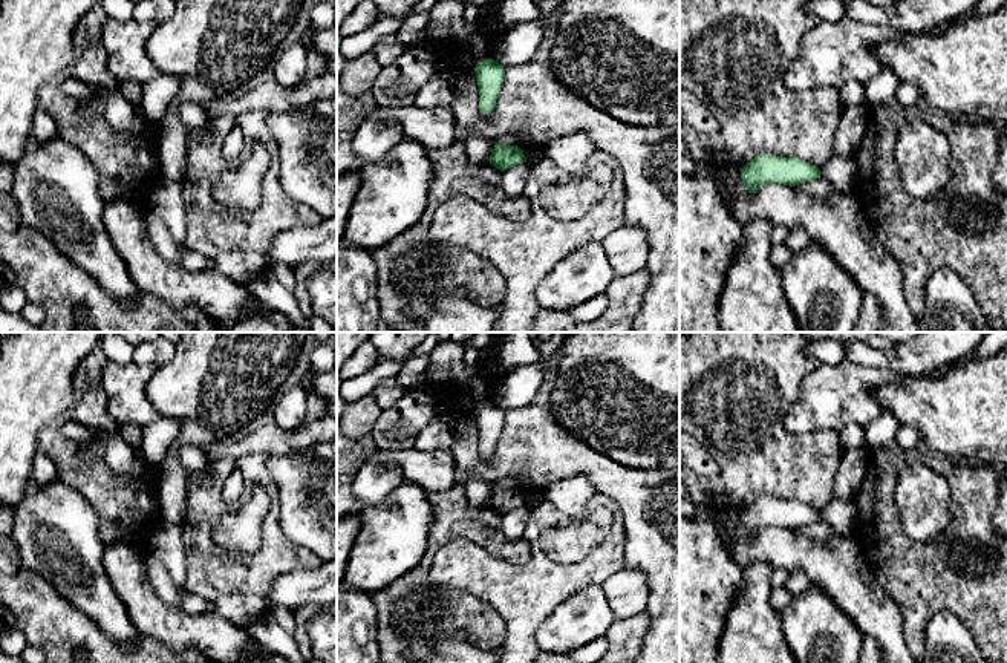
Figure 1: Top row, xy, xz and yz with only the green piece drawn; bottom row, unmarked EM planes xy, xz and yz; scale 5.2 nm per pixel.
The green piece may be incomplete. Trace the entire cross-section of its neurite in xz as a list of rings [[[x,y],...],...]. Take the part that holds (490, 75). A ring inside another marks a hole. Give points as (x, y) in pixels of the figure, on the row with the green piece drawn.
[[[487,58],[476,64],[474,73],[481,96],[481,112],[490,115],[504,86],[504,66],[493,58]]]

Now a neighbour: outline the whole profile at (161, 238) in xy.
[[[155,213],[145,214],[145,228],[158,254],[170,263],[181,263],[181,247],[167,224]]]

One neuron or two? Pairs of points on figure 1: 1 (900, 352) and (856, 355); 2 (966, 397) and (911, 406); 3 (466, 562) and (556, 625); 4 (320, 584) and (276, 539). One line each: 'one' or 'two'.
1: one
2: one
3: two
4: two

